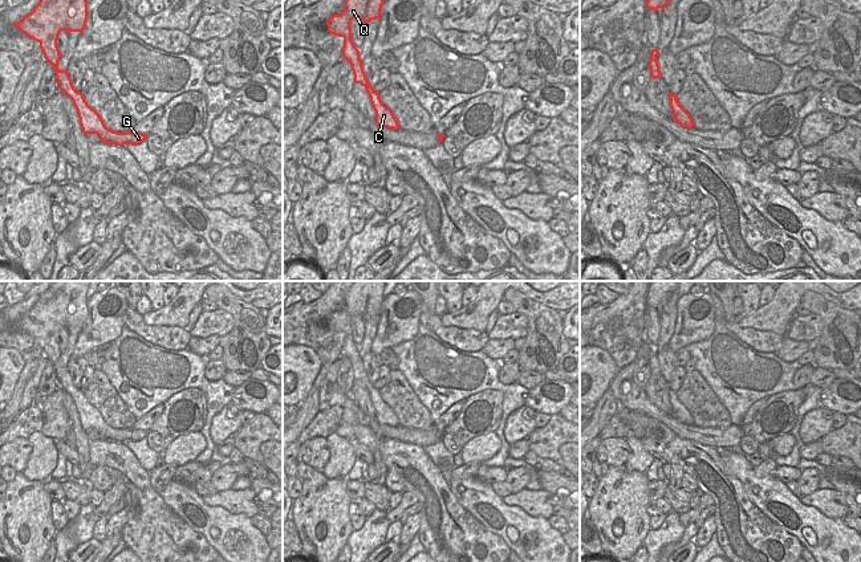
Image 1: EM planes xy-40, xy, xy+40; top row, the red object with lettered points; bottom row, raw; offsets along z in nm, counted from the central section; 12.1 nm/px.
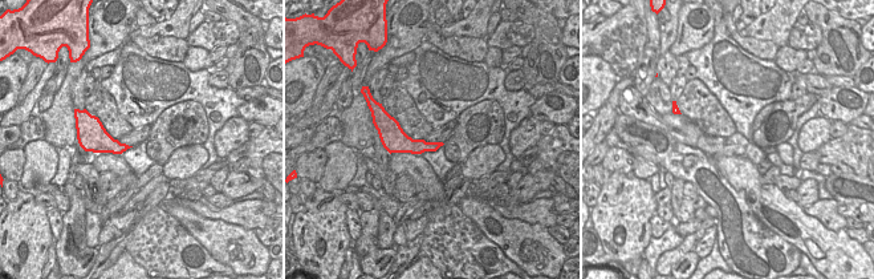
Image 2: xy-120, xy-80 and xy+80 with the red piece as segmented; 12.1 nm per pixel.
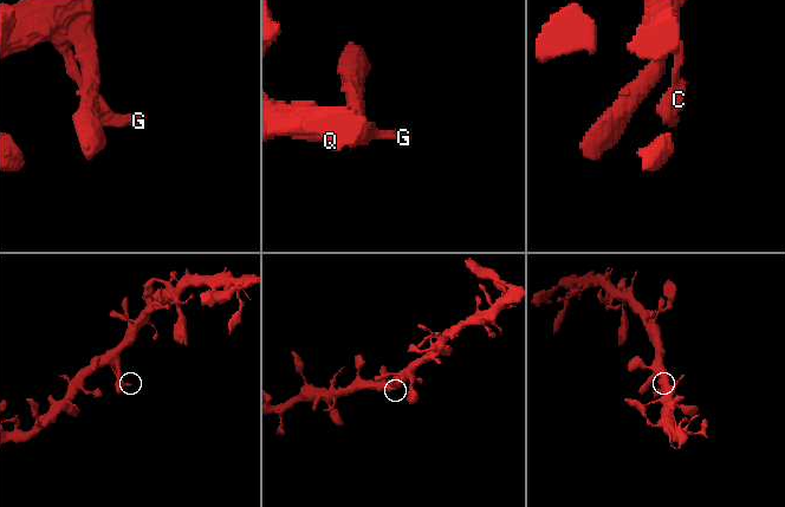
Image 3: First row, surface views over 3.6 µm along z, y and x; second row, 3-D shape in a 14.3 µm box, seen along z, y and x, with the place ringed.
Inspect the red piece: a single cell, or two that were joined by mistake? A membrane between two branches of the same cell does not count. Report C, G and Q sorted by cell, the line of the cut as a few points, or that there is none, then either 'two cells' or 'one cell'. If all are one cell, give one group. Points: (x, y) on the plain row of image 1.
C G Q; no cut; one cell

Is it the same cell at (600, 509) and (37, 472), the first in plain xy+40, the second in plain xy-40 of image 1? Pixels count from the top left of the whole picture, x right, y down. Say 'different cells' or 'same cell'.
different cells

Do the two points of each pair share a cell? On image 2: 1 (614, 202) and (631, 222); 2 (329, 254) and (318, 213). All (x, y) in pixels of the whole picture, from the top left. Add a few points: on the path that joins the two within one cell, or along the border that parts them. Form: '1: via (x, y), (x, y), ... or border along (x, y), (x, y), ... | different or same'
1: via (620, 207), (626, 217) | same
2: via (328, 243), (321, 234), (321, 223) | same

